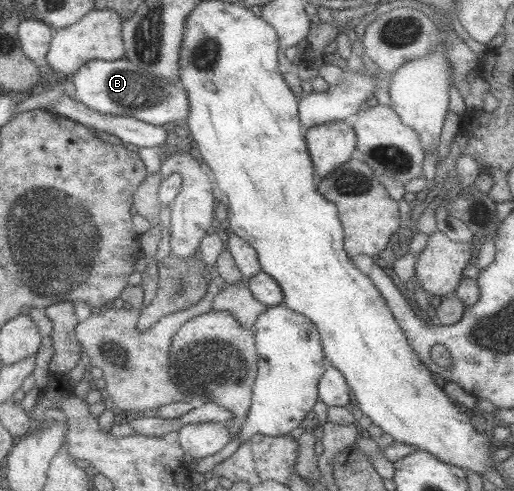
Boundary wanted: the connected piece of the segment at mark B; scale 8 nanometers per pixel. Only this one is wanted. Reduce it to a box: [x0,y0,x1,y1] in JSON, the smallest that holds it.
[69,57,189,126]

